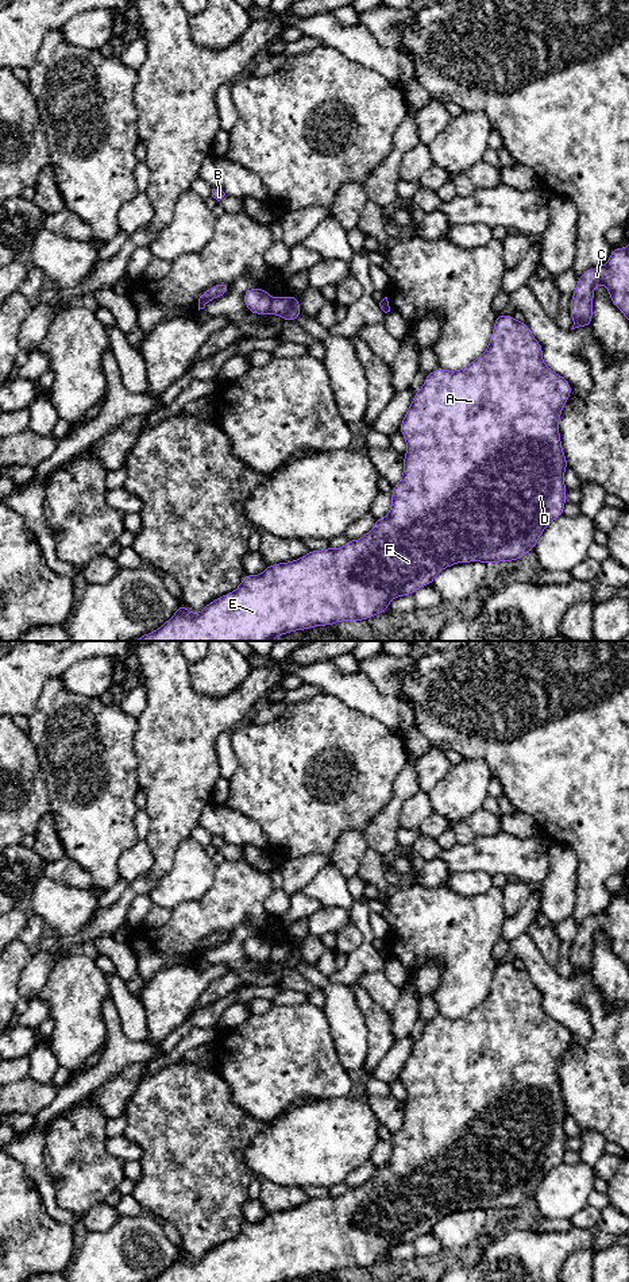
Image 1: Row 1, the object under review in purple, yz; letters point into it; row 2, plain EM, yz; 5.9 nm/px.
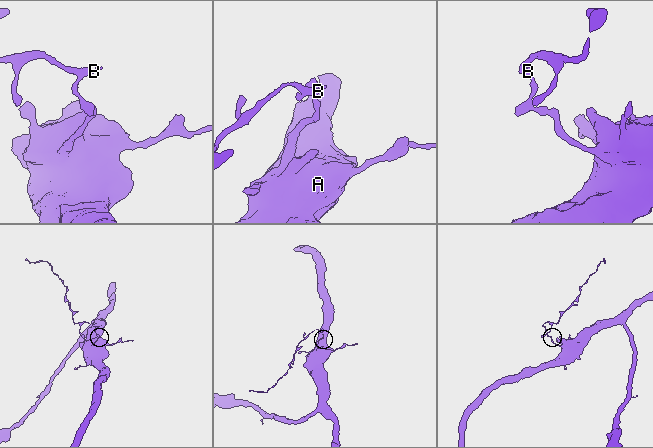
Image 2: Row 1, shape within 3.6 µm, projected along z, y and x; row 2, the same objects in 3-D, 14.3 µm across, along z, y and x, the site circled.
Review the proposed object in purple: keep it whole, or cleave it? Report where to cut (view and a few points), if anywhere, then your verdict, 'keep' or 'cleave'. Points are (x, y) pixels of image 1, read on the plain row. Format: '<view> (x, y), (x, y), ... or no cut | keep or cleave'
yz (273, 946), (269, 960) | cleave

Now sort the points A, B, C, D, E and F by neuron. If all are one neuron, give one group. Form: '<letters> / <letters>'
A C D E F / B

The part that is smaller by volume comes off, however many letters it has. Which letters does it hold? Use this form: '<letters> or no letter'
B

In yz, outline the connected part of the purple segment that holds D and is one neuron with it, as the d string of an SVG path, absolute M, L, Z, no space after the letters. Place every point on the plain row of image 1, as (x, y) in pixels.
M497 962L490 992L482 1004L458 1019L443 1016L431 1019L422 1035L414 1040L400 1074L400 1080L406 1088L404 1121L401 1128L393 1134L390 1159L386 1165L375 1167L375 1173L368 1181L359 1188L348 1188L344 1194L337 1197L329 1194L324 1198L309 1198L305 1204L294 1209L267 1213L261 1223L251 1224L246 1221L235 1239L212 1248L198 1262L190 1260L180 1251L175 1262L170 1267L147 1282L286 1282L313 1274L328 1274L340 1269L364 1269L386 1259L391 1247L413 1243L417 1236L433 1232L439 1220L459 1209L491 1212L518 1208L526 1200L535 1197L545 1174L563 1163L567 1142L563 1123L568 1113L562 1097L559 1066L571 1039L572 1034L562 1023L544 1012L543 995L532 982L528 972L525 969L520 970L509 962Z

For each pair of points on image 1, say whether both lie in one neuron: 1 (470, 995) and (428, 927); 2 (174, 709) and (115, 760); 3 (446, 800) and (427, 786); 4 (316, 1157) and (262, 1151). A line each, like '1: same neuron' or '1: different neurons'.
1: same neuron
2: different neurons
3: different neurons
4: same neuron

